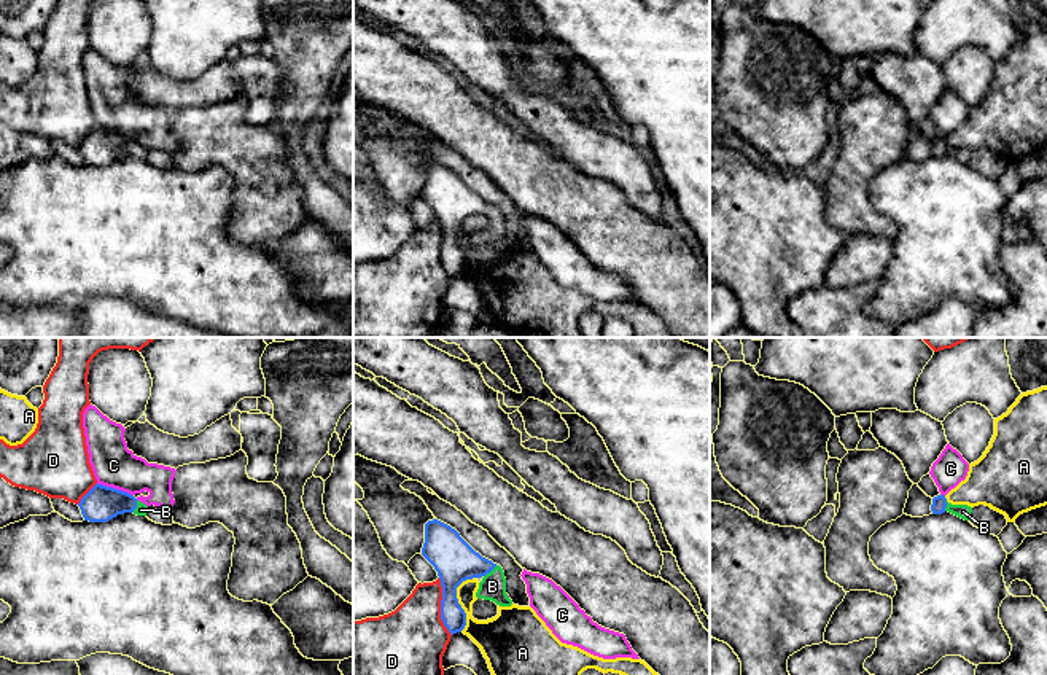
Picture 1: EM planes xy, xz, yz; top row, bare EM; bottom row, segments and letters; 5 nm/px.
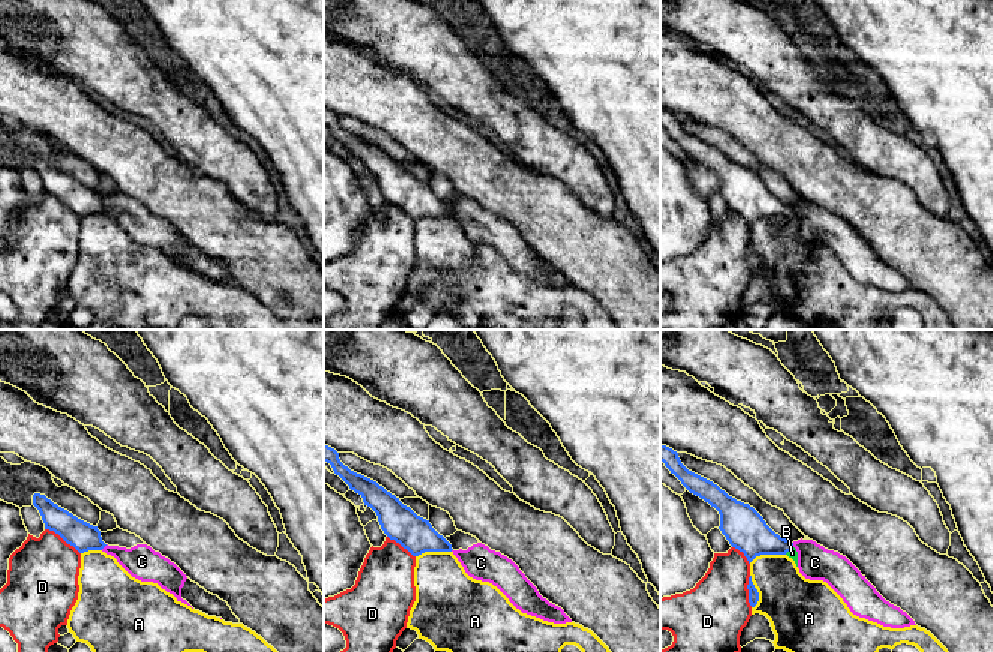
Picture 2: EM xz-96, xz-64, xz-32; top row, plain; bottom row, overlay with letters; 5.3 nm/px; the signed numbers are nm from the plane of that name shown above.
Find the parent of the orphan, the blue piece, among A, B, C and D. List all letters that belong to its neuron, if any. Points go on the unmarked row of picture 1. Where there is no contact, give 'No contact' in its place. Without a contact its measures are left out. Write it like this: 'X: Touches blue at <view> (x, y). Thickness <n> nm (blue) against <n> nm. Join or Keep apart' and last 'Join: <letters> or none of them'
A: Touches blue at xz (457, 244). Thickness 220 nm (blue) against 170 nm. Keep apart
B: Touches blue at xz (490, 214). Thickness 220 nm (blue) against 130 nm. Join
C: Touches blue at xy (115, 132). Thickness 180 nm (blue) against 220 nm. Keep apart
D: Touches blue at xz (441, 250). Thickness 220 nm (blue) against 360 nm. Keep apart
Join: B

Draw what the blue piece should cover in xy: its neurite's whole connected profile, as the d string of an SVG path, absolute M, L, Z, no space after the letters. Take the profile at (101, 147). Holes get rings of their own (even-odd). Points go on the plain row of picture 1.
M95 127L78 146L84 164L108 166L118 158L134 156L146 159L146 148L138 145L134 139Z

